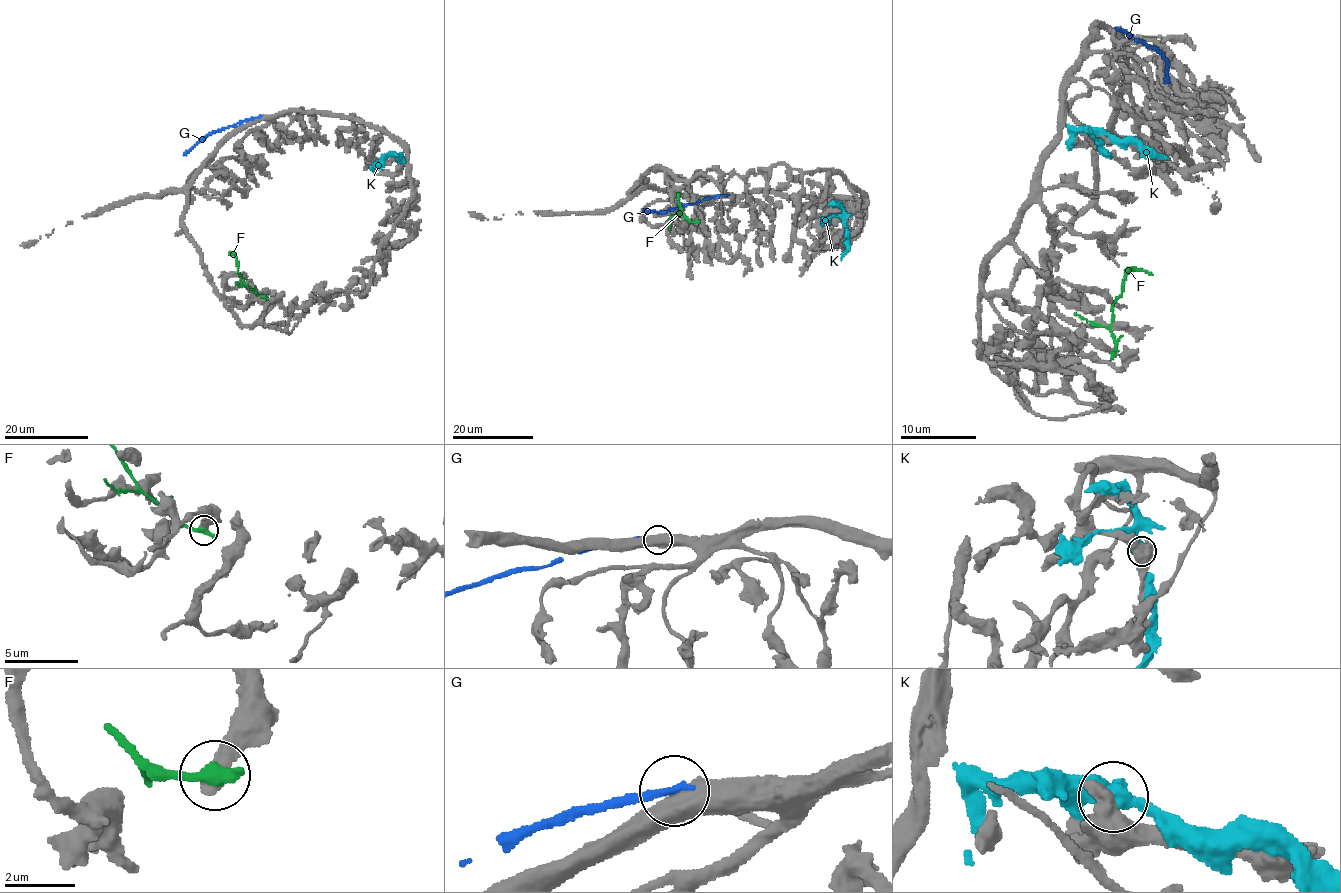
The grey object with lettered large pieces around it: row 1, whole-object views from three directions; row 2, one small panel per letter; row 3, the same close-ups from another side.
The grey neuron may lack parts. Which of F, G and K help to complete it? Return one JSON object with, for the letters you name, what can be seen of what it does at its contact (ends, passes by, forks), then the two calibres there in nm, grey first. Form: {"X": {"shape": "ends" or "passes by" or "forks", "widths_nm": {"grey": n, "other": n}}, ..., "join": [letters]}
{"join": []}

